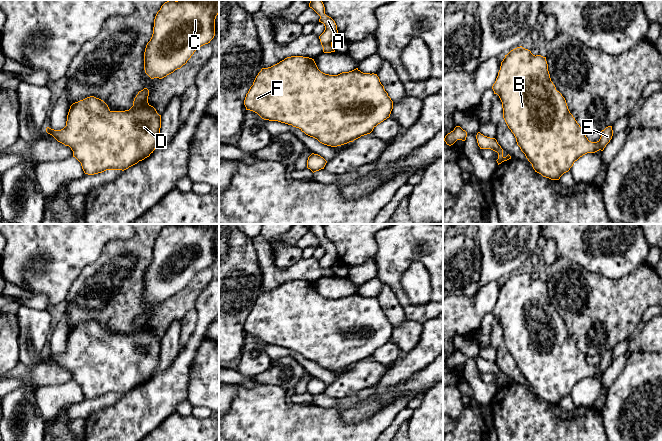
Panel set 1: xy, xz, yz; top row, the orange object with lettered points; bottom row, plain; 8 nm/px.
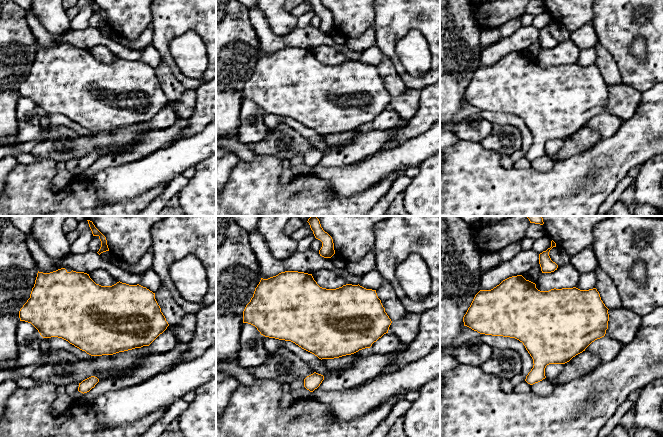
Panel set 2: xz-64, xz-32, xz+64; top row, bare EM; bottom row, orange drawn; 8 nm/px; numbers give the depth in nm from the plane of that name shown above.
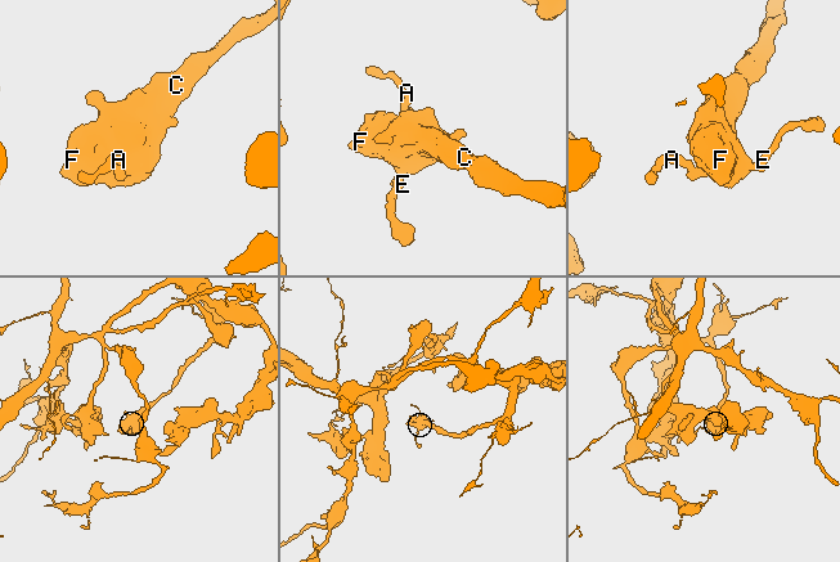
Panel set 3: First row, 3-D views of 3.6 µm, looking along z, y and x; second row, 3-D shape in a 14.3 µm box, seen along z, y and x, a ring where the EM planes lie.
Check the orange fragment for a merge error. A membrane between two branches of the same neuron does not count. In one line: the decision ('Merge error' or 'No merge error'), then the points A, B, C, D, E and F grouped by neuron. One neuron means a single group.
No merge error. Groups: A B C D E F

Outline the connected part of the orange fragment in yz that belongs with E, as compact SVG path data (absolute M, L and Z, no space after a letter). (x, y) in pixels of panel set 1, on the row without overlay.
M522 270L505 279L492 313L502 326L503 342L517 369L535 396L543 401L559 404L580 381L603 375L612 363L612 350L608 350L601 355L597 366L588 364L586 356L570 337L565 322L551 305L546 281L535 280Z

